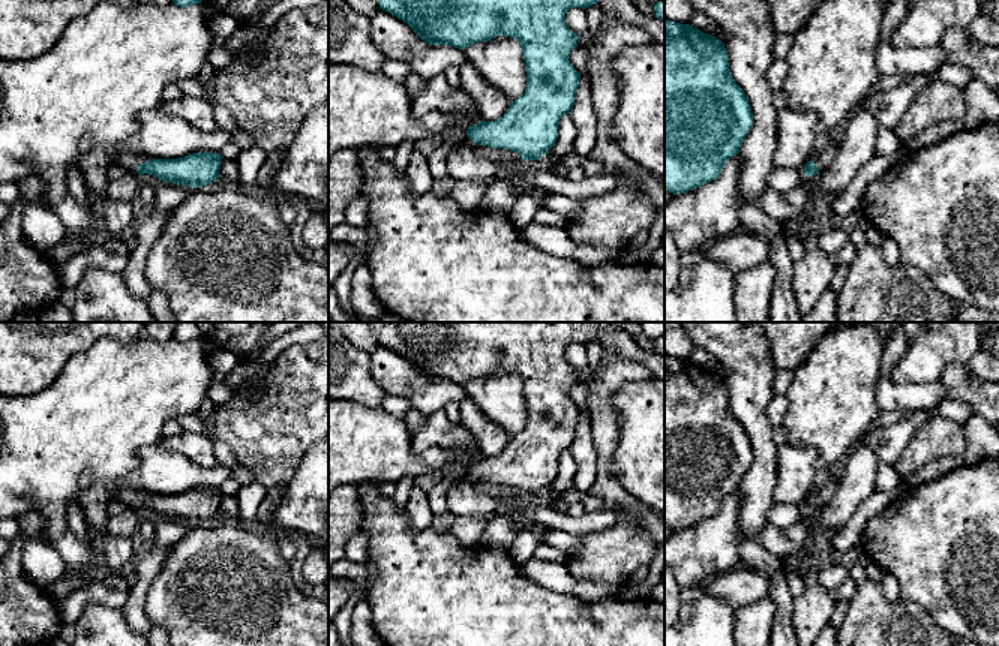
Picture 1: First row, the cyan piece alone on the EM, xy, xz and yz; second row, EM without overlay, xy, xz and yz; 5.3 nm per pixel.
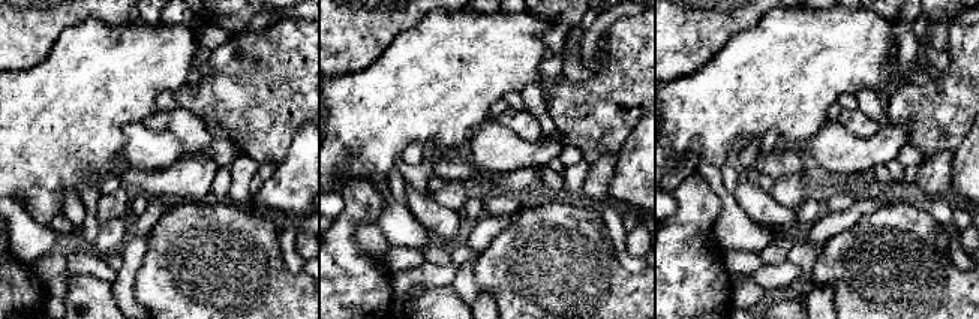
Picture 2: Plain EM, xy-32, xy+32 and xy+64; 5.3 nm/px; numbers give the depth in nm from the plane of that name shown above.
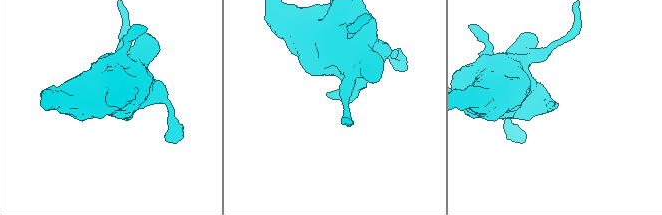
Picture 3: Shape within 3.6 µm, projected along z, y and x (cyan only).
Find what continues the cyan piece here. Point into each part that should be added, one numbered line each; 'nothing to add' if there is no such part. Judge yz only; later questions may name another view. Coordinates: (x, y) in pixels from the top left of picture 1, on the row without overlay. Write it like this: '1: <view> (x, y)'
1: yz (825, 490)

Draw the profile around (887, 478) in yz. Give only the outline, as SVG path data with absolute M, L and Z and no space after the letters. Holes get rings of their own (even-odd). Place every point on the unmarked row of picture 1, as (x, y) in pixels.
M880 462L876 469L874 490L890 492L902 484L902 475L896 471L894 465Z

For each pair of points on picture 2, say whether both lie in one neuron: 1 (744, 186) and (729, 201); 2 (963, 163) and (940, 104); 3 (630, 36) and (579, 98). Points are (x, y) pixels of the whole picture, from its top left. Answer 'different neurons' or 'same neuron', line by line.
1: different neurons
2: different neurons
3: same neuron

